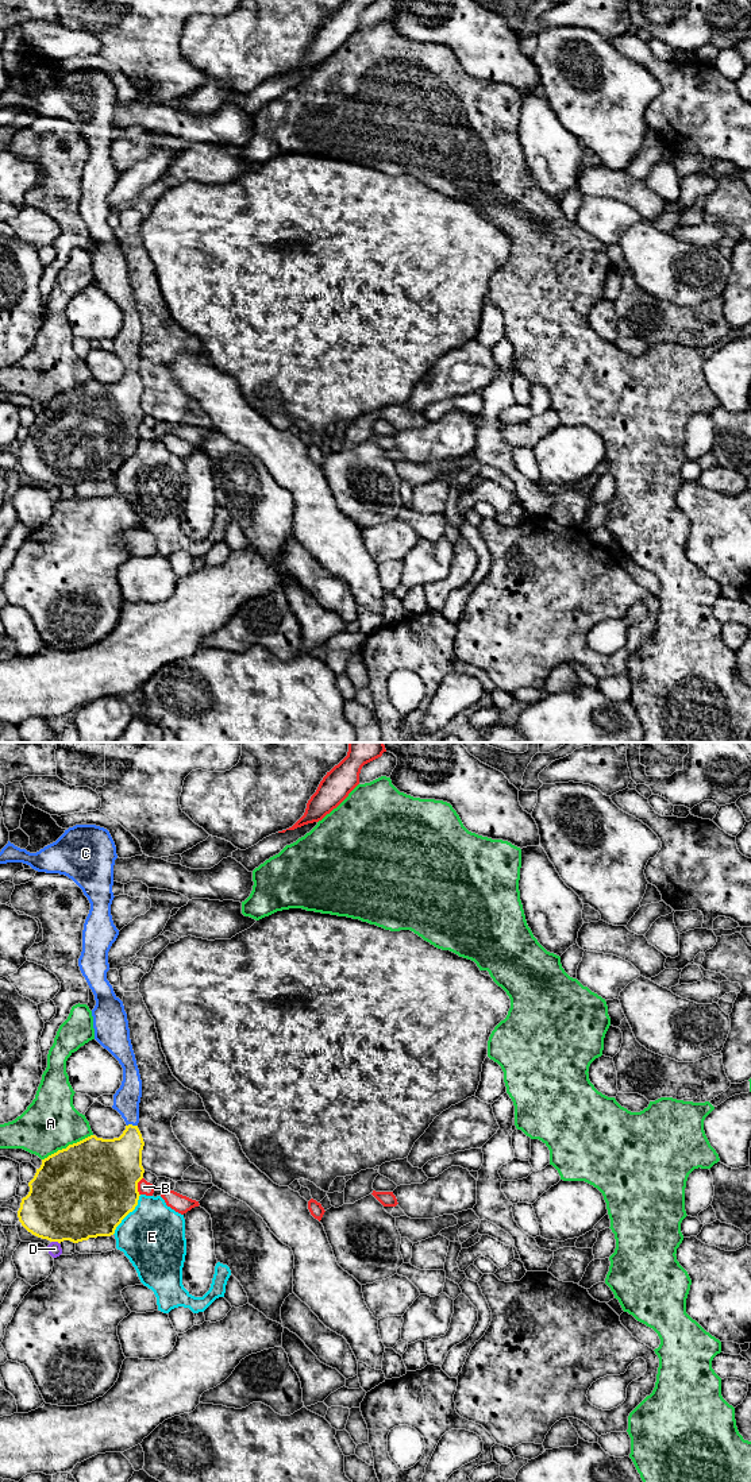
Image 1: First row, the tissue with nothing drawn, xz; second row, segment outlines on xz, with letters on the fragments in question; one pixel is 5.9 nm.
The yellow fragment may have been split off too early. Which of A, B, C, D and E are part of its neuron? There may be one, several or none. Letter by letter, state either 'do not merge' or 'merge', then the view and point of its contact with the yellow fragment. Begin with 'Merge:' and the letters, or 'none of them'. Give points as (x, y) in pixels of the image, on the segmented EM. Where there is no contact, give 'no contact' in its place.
Merge: C
A: do not merge; meets yellow in xz at (68, 1146)
B: do not merge; meets yellow in xz at (137, 1187)
C: merge; meets yellow in xz at (131, 1124)
D: do not merge; meets yellow in xz at (56, 1241)
E: do not merge; meets yellow in xz at (127, 1214)

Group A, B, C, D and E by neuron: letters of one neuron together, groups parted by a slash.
A / B / C / D / E

